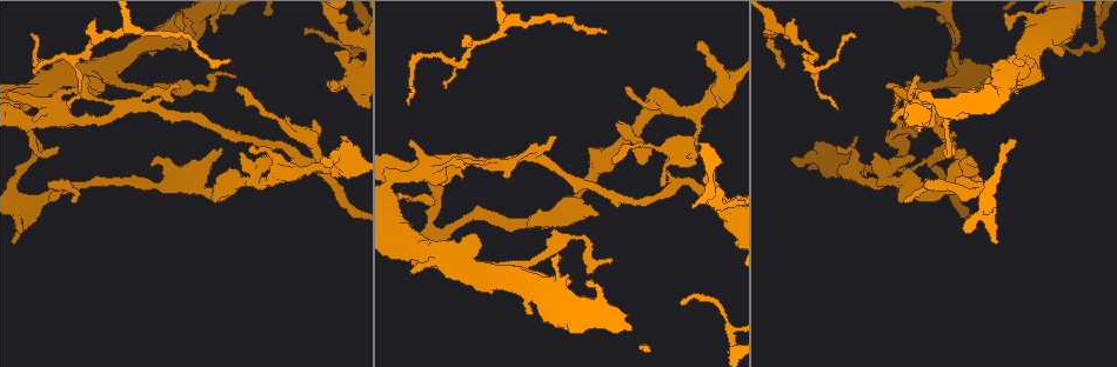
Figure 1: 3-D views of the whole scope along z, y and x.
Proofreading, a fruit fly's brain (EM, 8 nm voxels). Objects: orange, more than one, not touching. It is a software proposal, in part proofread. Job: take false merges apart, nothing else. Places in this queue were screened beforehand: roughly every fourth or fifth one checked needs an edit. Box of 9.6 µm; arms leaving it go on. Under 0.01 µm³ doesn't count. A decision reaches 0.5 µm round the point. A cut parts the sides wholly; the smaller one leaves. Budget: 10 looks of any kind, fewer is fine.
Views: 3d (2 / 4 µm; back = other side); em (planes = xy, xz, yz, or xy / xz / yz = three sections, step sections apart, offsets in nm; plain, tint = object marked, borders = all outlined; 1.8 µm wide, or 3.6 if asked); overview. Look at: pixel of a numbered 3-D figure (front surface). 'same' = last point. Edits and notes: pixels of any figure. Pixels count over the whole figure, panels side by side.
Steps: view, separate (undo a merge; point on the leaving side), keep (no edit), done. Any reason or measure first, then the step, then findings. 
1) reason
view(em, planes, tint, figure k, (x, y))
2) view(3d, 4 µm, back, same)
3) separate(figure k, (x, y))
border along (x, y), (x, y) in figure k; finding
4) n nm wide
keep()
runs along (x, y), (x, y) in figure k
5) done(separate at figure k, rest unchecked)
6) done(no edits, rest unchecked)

abrupt turn
view(em, planes, tint, figure 1, (793, 39))

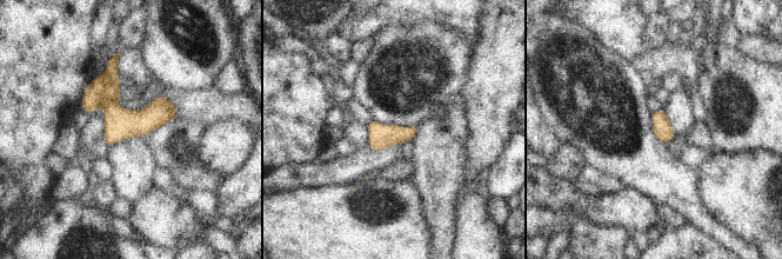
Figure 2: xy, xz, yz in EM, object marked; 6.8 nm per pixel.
keep()
one neuron here

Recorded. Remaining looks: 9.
abrupt turn
view(em, 3.6 µm, yz, step 8, tint, figure 1, (1037, 32))

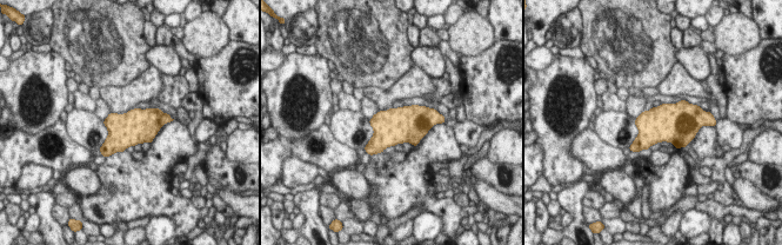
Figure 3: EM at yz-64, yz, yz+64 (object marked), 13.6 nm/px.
cut it another way
view(em, 3.6 µm, planes, tint, same)

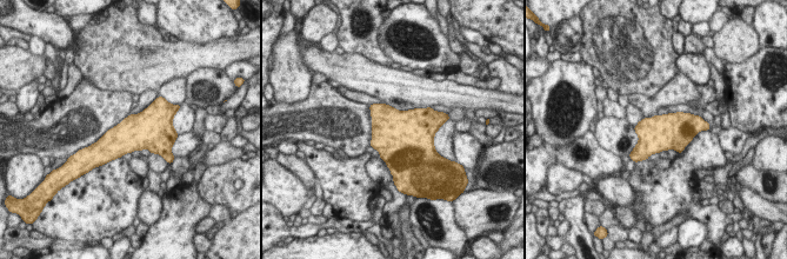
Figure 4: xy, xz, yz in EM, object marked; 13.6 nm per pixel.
keep()
one neuron here

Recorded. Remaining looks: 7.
calibre changes
view(3d, 2 µm, figure 1, (195, 86))

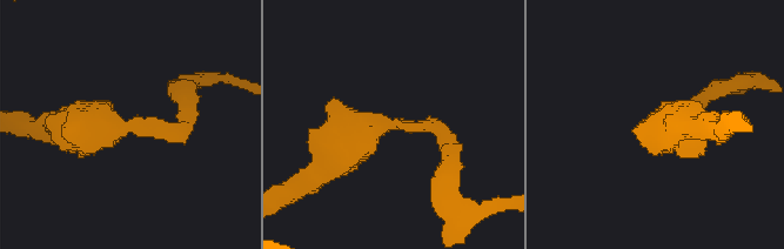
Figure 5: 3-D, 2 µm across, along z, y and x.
arms of 160, 200 nm; shape alone is not enough
view(em, xy, step 8, tint, figure 5, (399, 125))

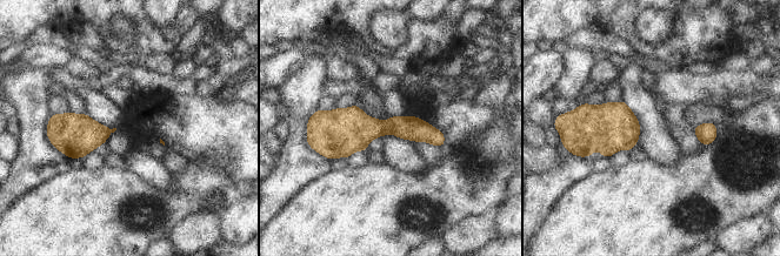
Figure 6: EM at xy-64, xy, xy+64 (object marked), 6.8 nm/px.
cut it another way
view(em, planes, borders, same)

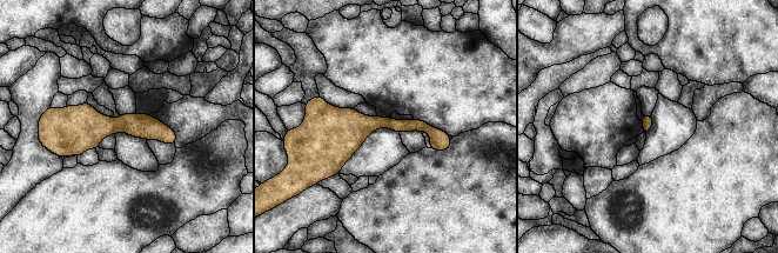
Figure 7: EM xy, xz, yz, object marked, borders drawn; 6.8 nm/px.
keep()
runs along (315, 118), (420, 125), (448, 144) in figure 7; all the same neuron

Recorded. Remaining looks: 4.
abrupt turn
view(3d, 2 µm, figure 1, (632, 132))

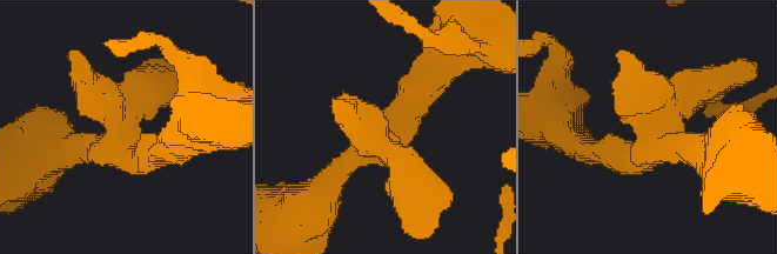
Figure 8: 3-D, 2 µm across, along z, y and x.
shape alone is not enough
view(em, planes, borders, figure 8, (119, 150))

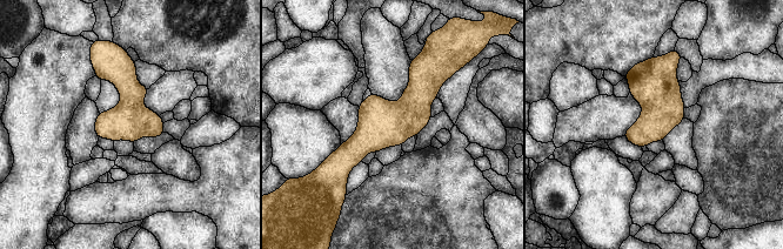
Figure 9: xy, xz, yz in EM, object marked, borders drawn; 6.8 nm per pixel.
keep()
runs along (429, 65), (345, 175) in figure 9; all the same neuron

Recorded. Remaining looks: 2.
done(no edits, rest unchecked)

